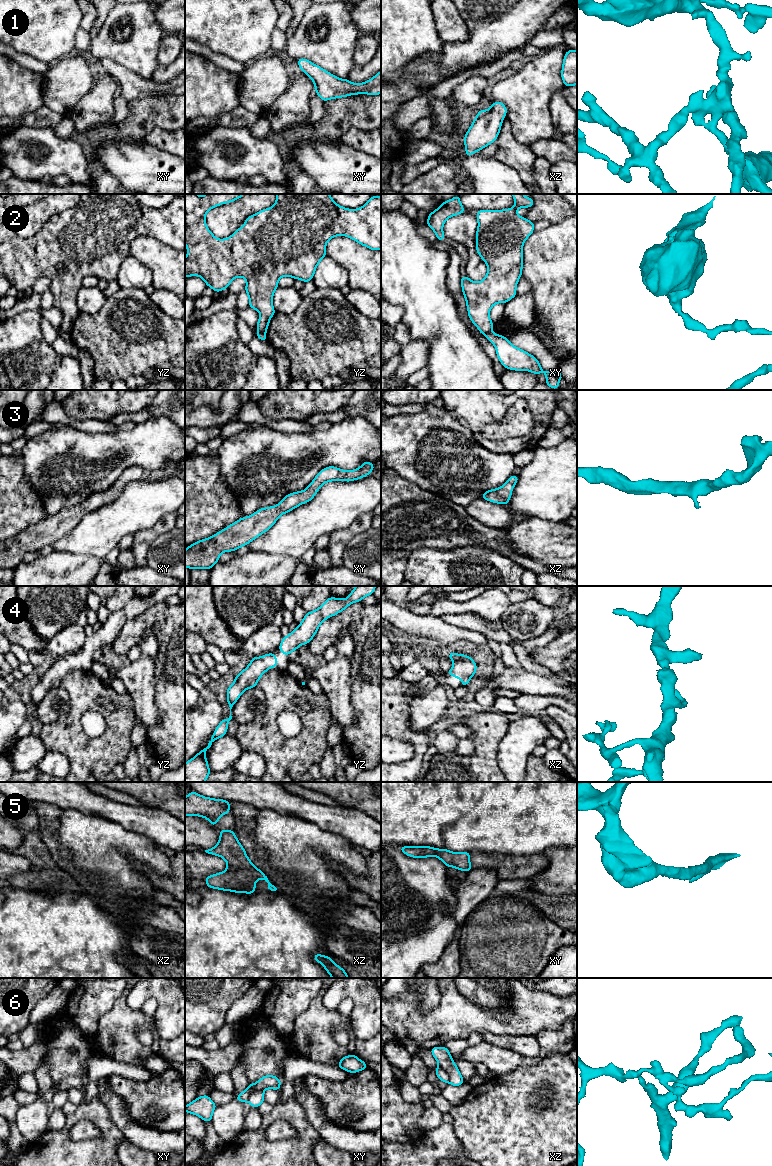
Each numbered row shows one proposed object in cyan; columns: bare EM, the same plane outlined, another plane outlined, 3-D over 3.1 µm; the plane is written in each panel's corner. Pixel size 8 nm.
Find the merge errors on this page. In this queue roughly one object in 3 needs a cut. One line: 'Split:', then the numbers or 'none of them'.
Split: 2, 6

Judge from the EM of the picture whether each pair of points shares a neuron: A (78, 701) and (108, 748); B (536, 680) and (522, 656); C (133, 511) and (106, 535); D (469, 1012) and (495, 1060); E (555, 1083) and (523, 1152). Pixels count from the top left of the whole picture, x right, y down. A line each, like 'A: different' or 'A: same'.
A: same
B: different
C: same
D: different
E: same

